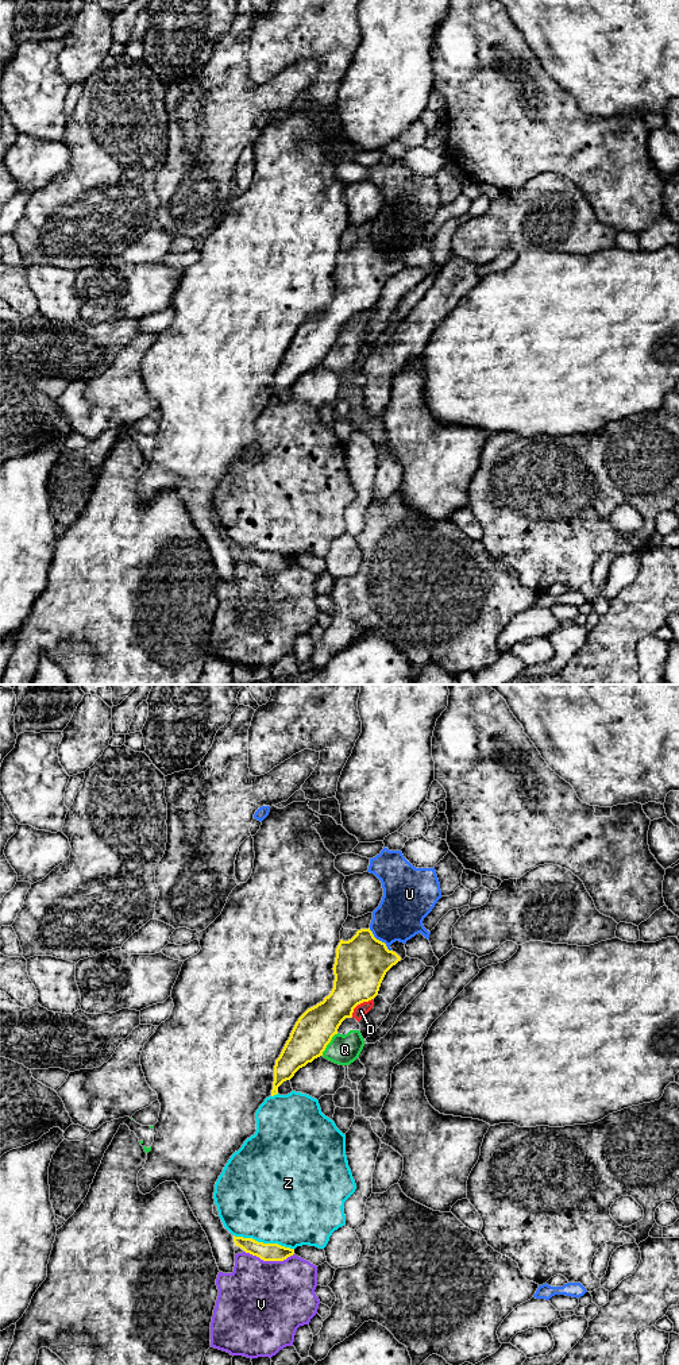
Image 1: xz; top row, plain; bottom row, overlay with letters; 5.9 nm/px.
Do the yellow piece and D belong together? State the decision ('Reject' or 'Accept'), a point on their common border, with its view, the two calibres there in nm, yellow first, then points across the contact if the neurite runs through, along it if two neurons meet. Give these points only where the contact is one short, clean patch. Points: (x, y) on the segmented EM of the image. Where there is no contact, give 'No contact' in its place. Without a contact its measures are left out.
Reject. Touches yellow at xz (359, 1003). Thickness 320 nm (yellow) against 80 nm. Boundary: xz (371, 998), (361, 1002), (351, 1015)

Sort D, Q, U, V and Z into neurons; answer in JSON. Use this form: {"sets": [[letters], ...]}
{"sets": [["D", "Q", "U"], ["V"], ["Z"]]}

